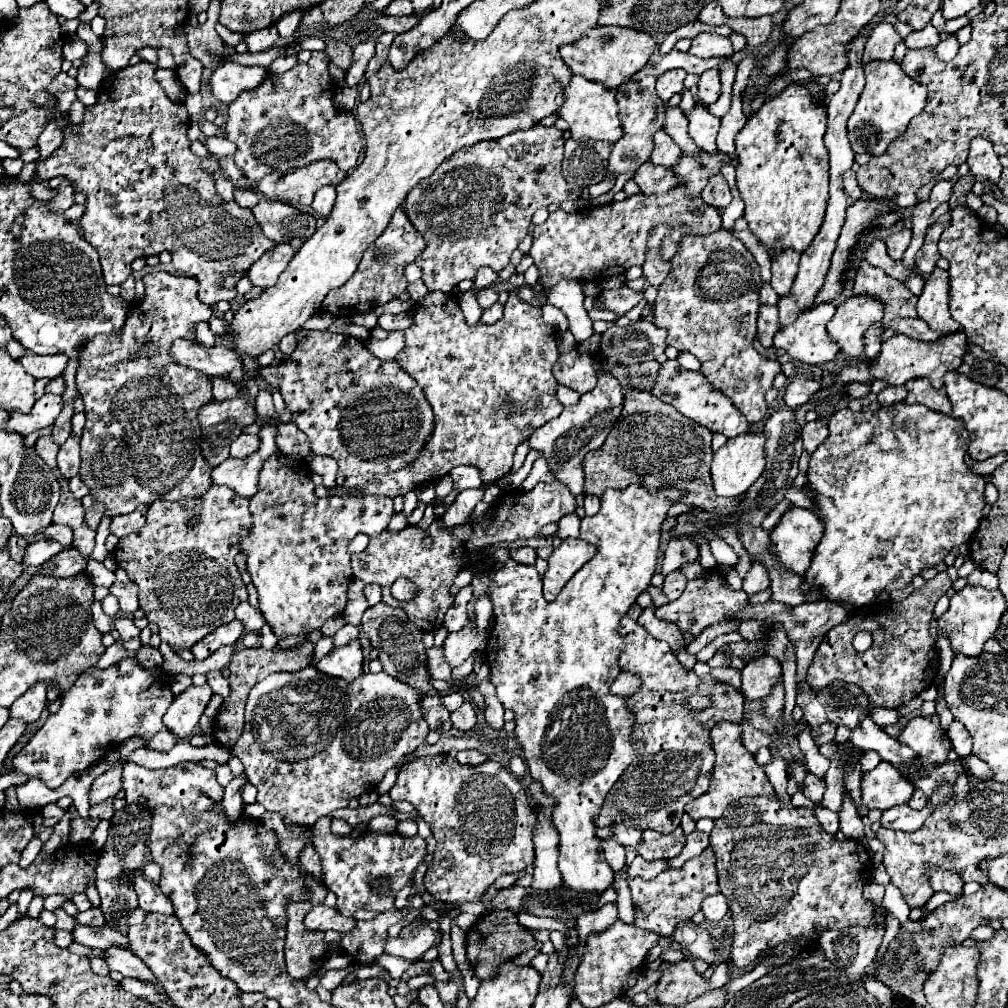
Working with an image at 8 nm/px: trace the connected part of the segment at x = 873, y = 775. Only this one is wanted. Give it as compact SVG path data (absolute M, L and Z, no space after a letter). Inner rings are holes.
M880 762L862 780L862 802L868 808L888 810L896 804L908 804L914 794L914 784L906 780L890 762Z

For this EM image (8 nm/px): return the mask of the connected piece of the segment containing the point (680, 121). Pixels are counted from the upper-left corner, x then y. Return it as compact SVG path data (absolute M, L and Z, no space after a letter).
M666 106L666 126L664 126L664 130L674 138L674 142L682 148L684 154L700 152L700 146L696 146L696 142L688 134L688 118L680 108Z

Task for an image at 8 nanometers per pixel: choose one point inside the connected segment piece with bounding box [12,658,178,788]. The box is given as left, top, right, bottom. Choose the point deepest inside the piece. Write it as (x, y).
(105, 707)

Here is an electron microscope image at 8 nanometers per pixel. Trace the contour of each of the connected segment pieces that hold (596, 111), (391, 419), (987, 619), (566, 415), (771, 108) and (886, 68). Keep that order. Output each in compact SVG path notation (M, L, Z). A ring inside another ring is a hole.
M572 76L564 94L566 94L566 102L560 106L558 114L570 124L570 134L574 140L588 138L588 140L606 140L614 144L624 136L624 130L618 118L616 90L604 88L604 84L590 82L582 76Z
M330 330L308 332L304 338L300 338L290 362L256 368L248 378L264 380L270 388L280 390L294 424L308 436L310 450L338 462L336 484L346 488L360 488L376 474L396 472L416 462L420 448L424 448L424 440L432 434L434 412L418 382L400 370L394 360L380 362L360 340L338 336Z
M966 586L950 598L948 612L938 620L938 628L948 634L954 654L980 656L984 642L994 636L1002 614L1006 612L1006 600L1000 590L986 590L982 586Z
M600 374L598 384L592 392L582 394L580 402L576 406L568 406L562 410L562 414L542 428L534 430L528 444L532 450L540 450L542 456L548 460L548 468L554 474L554 478L570 488L574 496L580 496L584 490L584 472L582 472L582 460L590 450L596 450L604 444L608 432L616 424L620 412L624 406L624 390L620 382L610 374Z
M792 82L776 98L762 104L760 110L754 112L744 128L736 134L736 186L740 190L740 198L746 204L744 218L748 220L752 234L770 252L778 240L784 248L804 252L820 230L828 202L828 150L824 146L826 120L826 100L824 104L816 104L802 82Z
M872 60L864 68L866 68L866 86L848 120L848 138L856 154L882 156L888 144L896 140L900 134L904 134L904 128L908 128L910 120L922 112L928 94L924 86L912 80L906 72L902 72L902 66L894 60L888 62Z

